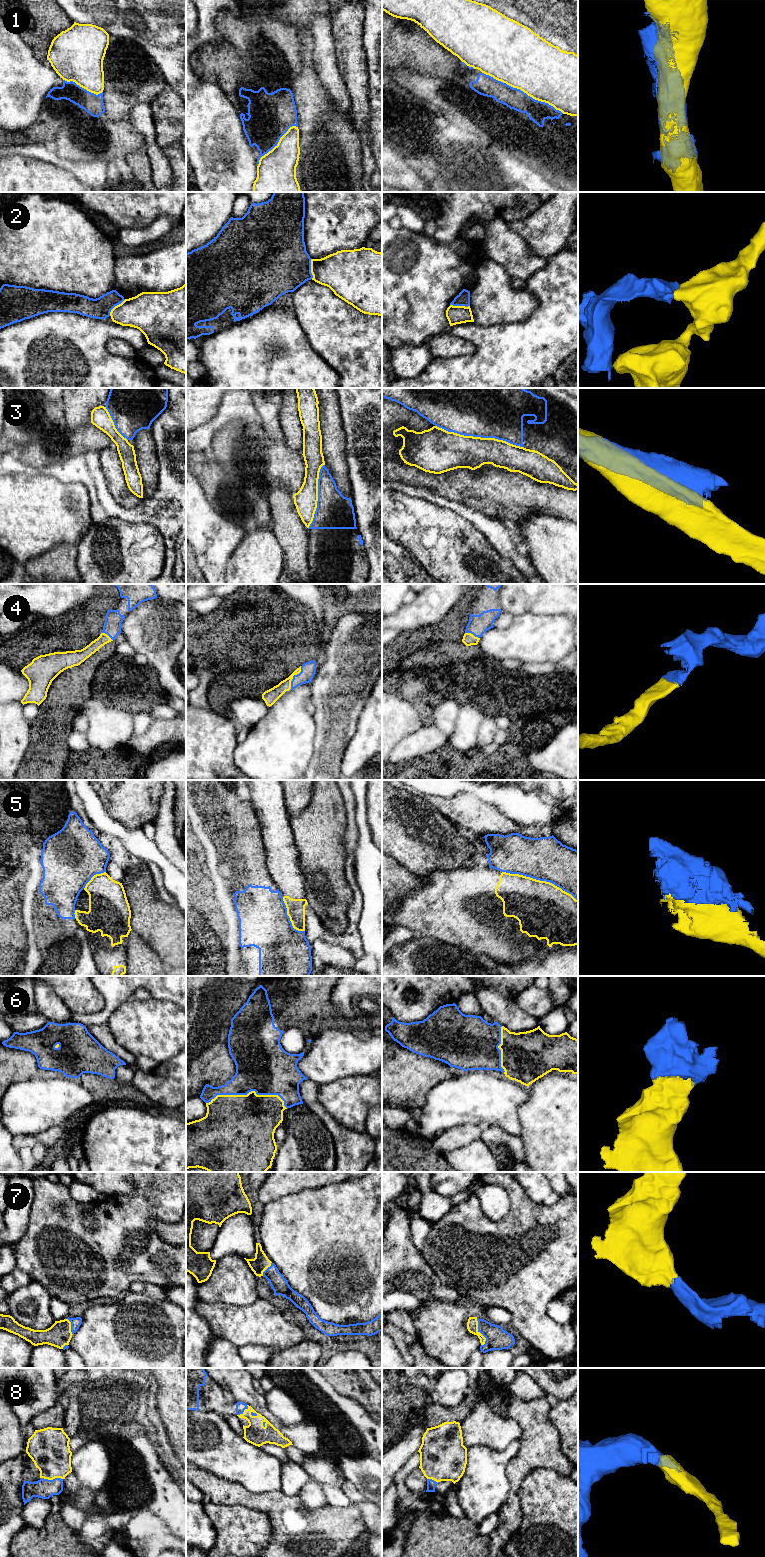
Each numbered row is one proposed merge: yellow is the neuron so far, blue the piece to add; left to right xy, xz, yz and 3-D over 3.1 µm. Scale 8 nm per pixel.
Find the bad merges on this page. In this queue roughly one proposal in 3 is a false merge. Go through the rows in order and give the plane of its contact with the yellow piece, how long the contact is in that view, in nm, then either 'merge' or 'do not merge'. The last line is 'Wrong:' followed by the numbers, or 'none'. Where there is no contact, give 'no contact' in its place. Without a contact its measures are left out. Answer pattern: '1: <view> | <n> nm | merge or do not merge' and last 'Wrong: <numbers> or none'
1: yz | 750 nm | do not merge
2: xy | 190 nm | do not merge
3: yz | 750 nm | do not merge
4: xz | 220 nm | merge
5: yz | 650 nm | do not merge
6: xz | 650 nm | merge
7: yz | 240 nm | merge
8: xy | 180 nm | merge
Wrong: 1, 2, 3, 5

